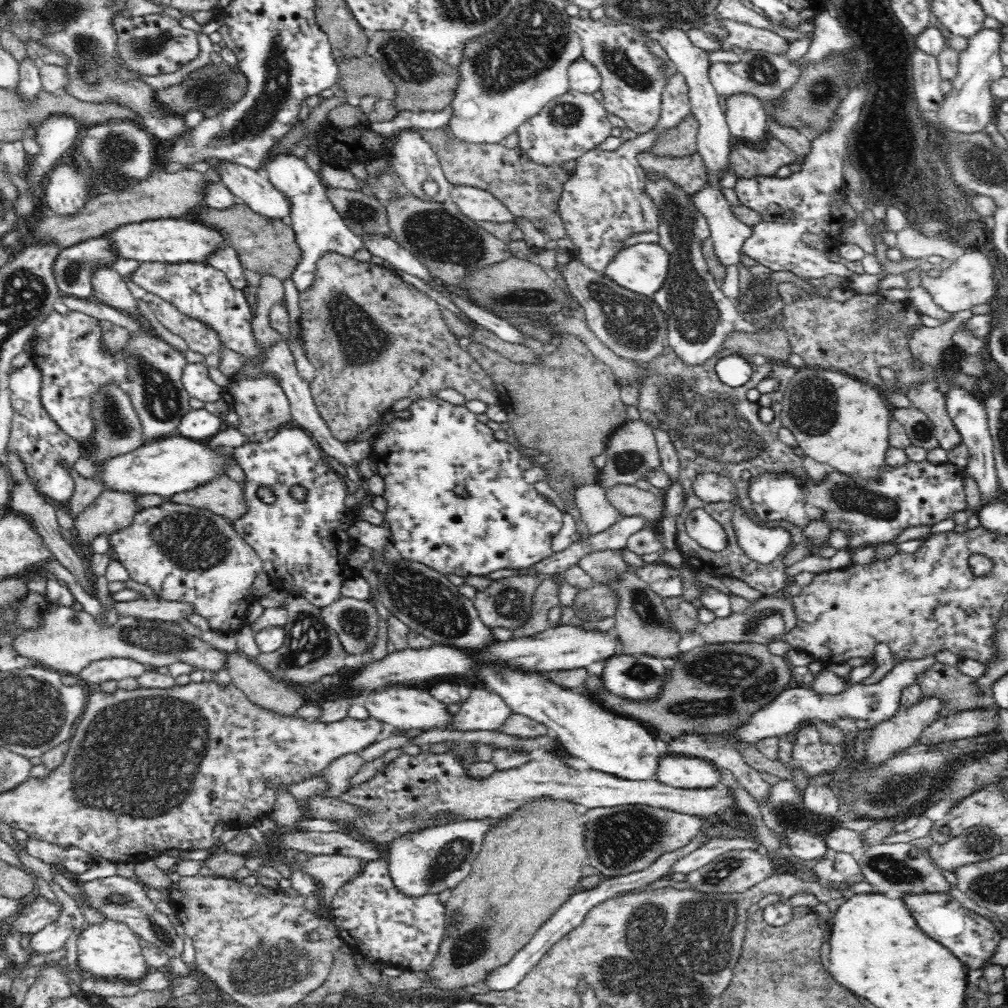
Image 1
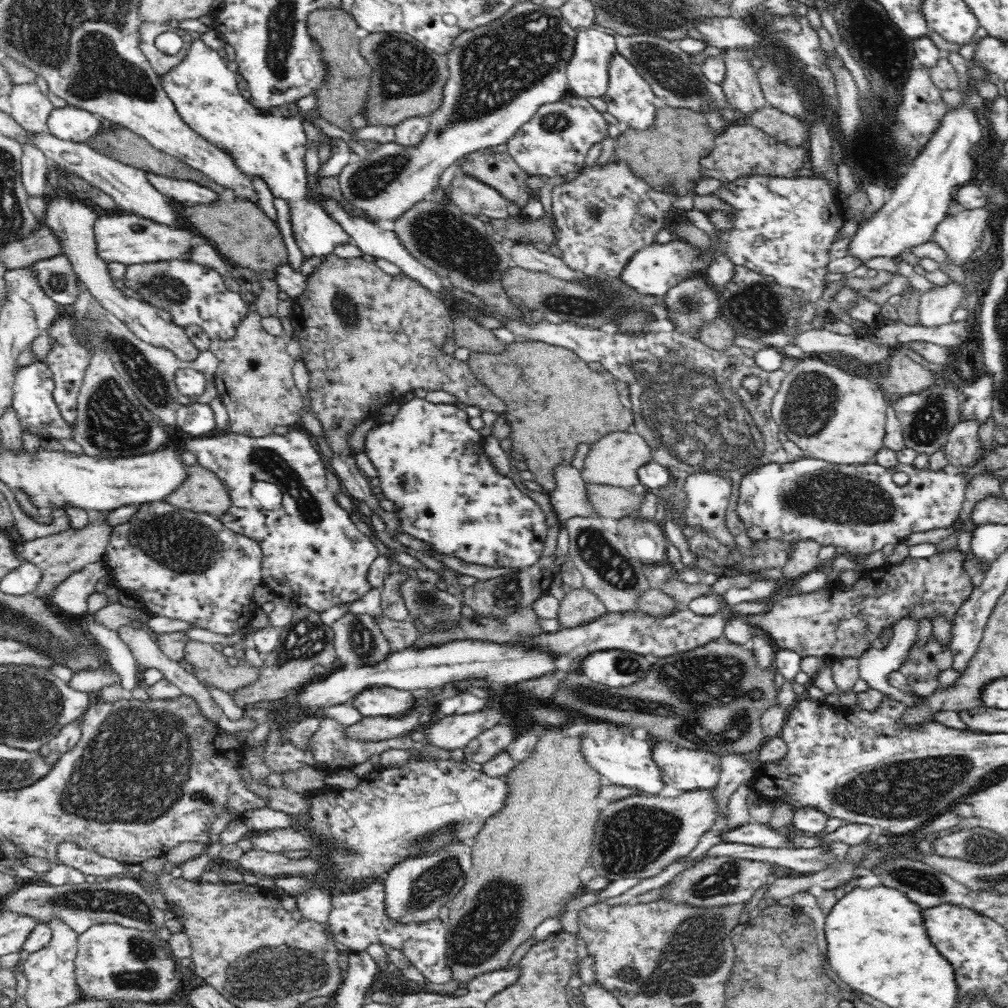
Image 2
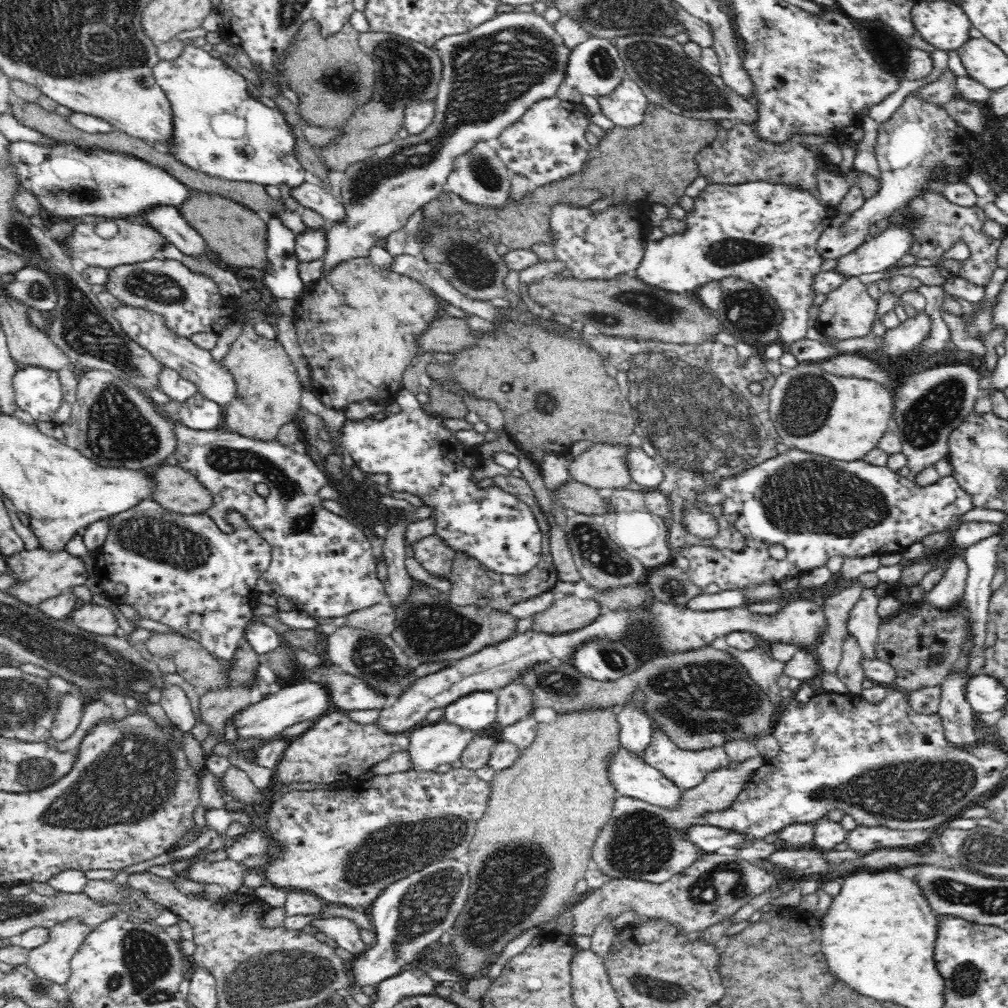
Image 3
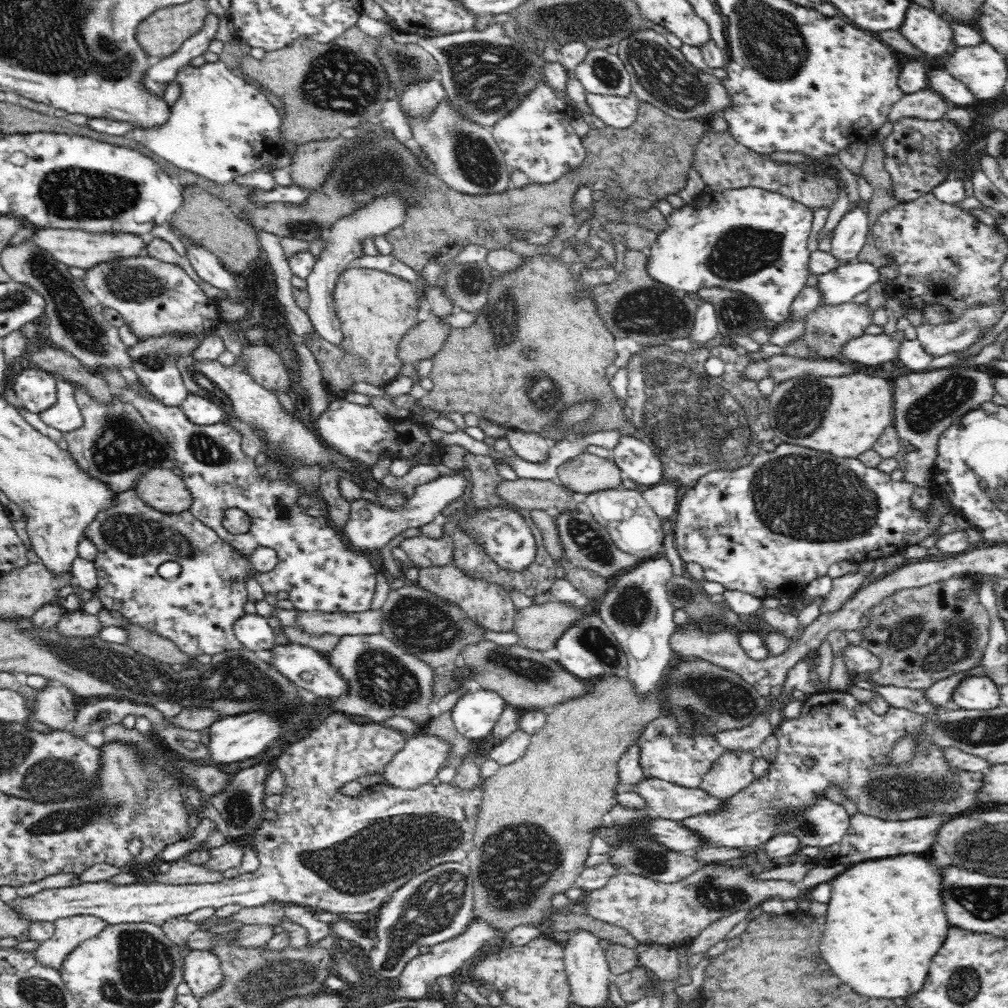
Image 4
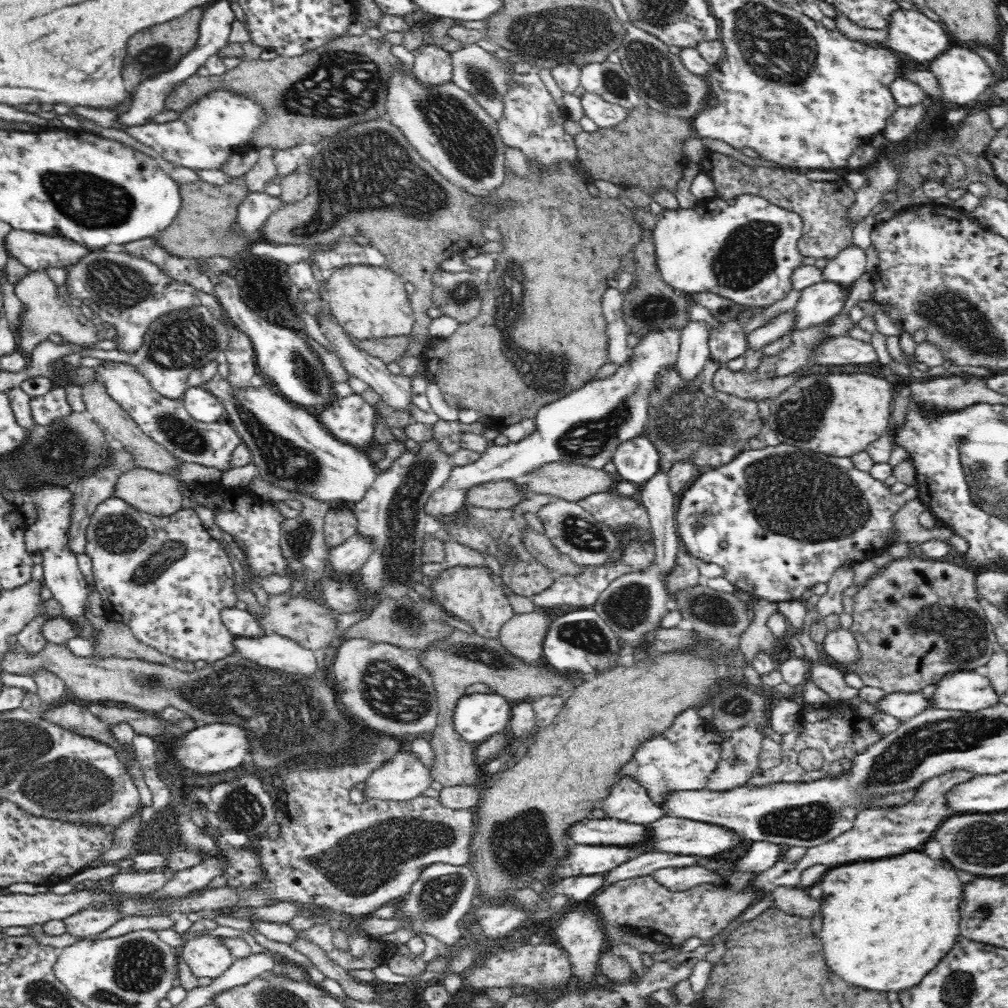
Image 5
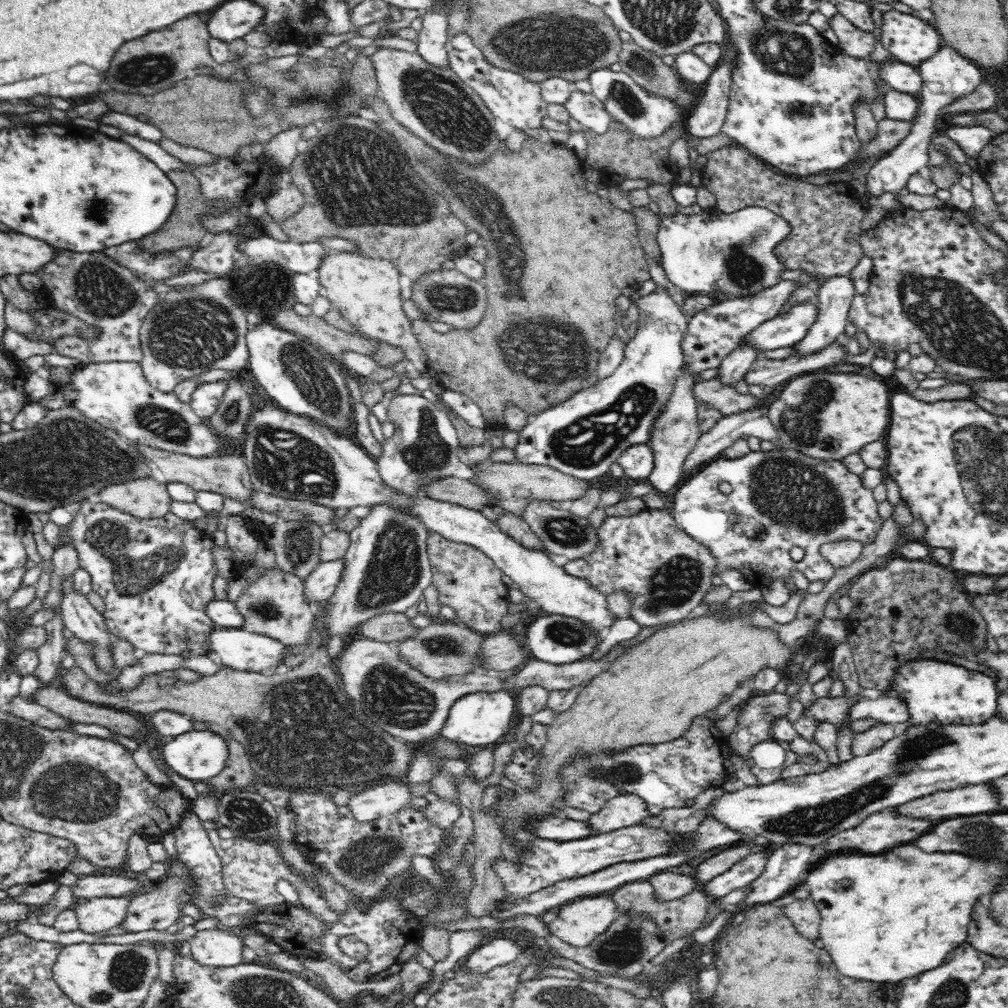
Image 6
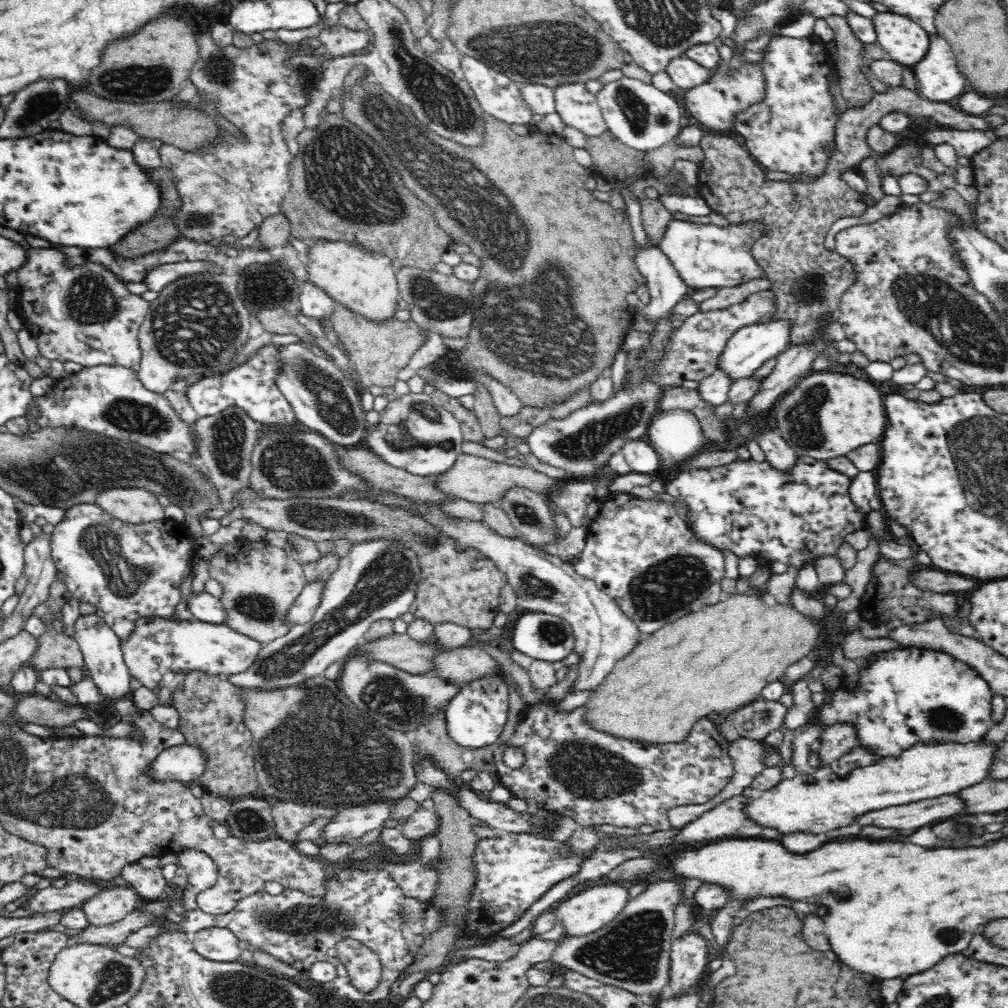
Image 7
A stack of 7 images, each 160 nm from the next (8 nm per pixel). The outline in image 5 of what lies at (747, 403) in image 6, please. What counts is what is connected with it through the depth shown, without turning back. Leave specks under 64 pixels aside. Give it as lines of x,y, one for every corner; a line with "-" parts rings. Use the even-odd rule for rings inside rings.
725,366
718,369
713,381
718,391
733,392
734,395
750,397
758,402
766,398
772,399
783,390
798,382
802,372
794,371
787,375
761,373
756,370
728,370

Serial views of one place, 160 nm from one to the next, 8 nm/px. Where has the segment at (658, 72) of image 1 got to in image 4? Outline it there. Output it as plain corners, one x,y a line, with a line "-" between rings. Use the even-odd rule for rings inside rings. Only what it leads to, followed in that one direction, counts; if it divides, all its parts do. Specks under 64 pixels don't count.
586,94
587,108
602,122
614,128
628,128
640,114
641,100
634,94
628,96
604,96

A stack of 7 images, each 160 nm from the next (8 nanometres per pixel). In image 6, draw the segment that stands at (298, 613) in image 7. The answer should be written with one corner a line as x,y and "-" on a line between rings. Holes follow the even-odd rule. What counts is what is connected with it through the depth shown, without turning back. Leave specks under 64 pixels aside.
344,557
340,560
328,560
328,562
320,562
318,568
310,574
305,584
306,597
310,604
314,601
323,601
330,599
342,581
345,571
347,570
347,561

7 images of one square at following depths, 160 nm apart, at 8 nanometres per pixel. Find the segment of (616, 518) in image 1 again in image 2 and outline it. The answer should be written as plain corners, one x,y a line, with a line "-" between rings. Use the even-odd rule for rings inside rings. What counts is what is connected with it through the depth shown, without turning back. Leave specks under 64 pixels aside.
560,466
556,470
558,486
549,492
552,505
558,514
563,528
566,520
574,516
582,518
598,517
597,509
589,498
588,483
582,477
581,471
575,467

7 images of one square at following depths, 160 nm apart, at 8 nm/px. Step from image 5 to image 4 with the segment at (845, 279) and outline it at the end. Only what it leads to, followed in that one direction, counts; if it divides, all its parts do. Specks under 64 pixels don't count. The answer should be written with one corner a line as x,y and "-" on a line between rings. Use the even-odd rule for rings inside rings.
860,199
858,206
844,214
834,228
831,237
831,251
840,259
840,263
856,260
866,242
869,225
864,206
866,202

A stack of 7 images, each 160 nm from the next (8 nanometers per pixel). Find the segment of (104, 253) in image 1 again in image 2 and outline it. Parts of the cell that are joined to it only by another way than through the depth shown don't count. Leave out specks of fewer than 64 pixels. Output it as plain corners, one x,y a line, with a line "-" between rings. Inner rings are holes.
61,252
59,255
39,260
32,267
40,279
44,293
59,306
68,307
79,300
83,286
68,255

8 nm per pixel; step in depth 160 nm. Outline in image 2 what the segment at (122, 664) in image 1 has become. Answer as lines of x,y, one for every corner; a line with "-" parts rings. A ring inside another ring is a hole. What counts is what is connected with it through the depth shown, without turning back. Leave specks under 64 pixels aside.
104,659
92,667
84,667
73,672
68,686
96,696
106,686
120,685
120,674

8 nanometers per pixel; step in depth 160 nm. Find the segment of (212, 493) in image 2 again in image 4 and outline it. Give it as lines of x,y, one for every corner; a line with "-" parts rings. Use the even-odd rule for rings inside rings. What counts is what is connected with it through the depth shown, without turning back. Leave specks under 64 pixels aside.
152,468
135,481
134,490
151,508
164,513
180,513
190,511
194,502
192,491
186,486
185,480
174,474
173,469

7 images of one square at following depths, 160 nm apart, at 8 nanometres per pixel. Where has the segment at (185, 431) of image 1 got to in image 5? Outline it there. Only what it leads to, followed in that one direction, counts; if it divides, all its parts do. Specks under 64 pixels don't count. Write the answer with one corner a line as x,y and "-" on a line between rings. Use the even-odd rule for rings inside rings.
192,386
183,394
183,405
194,420
204,423
224,421
221,402
199,386

